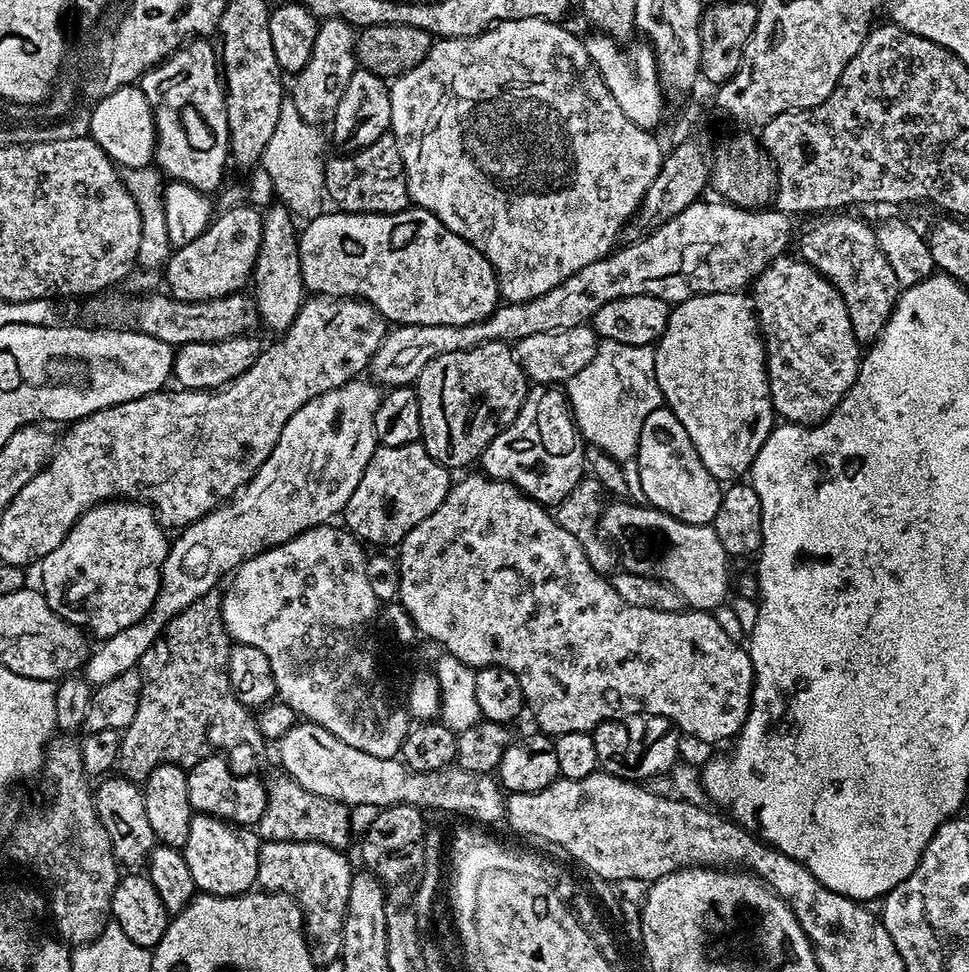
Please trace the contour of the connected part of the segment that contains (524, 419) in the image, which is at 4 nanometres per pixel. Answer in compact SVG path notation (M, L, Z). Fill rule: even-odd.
M538 384L529 387L528 397L518 410L514 422L489 442L482 457L483 475L505 480L522 489L531 500L555 506L584 479L584 448L580 429L572 419L567 395L559 387Z

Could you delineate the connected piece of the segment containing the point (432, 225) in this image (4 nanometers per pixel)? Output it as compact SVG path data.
M409 206L403 212L391 212L390 214L331 211L324 213L321 211L319 214L313 215L307 221L309 224L305 228L303 225L302 231L298 236L302 282L309 293L318 296L339 296L341 298L364 300L367 304L373 304L384 315L385 320L396 326L401 324L413 324L414 326L464 326L484 320L501 303L500 284L496 281L496 272L490 266L490 262L474 245L466 242L466 238L454 234L454 230L447 228L438 217L430 214L425 208Z

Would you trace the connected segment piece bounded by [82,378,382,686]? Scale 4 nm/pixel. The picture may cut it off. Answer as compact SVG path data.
M357 378L306 402L306 406L299 408L282 426L282 434L266 462L254 474L254 478L230 500L218 505L210 514L198 518L198 522L187 524L179 529L177 540L171 541L168 557L160 571L160 589L152 608L134 626L126 626L126 630L118 630L118 634L107 637L100 649L93 651L84 665L82 674L89 684L99 686L118 678L118 674L133 671L139 665L140 659L150 650L164 625L170 623L174 617L190 602L202 598L202 594L213 591L216 583L229 574L235 573L240 565L254 558L265 548L274 548L277 544L285 544L293 540L298 534L306 530L335 521L343 513L350 502L350 494L362 482L362 474L370 462L370 458L378 447L374 413L380 405L382 392L371 379Z

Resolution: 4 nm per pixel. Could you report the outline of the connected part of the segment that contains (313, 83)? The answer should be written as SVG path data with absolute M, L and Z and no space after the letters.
M325 19L320 24L318 34L314 38L314 50L310 50L310 62L295 73L293 84L290 84L290 99L294 102L294 110L306 118L306 122L317 126L327 125L338 110L338 102L342 98L344 84L358 70L356 62L357 29L345 20Z

